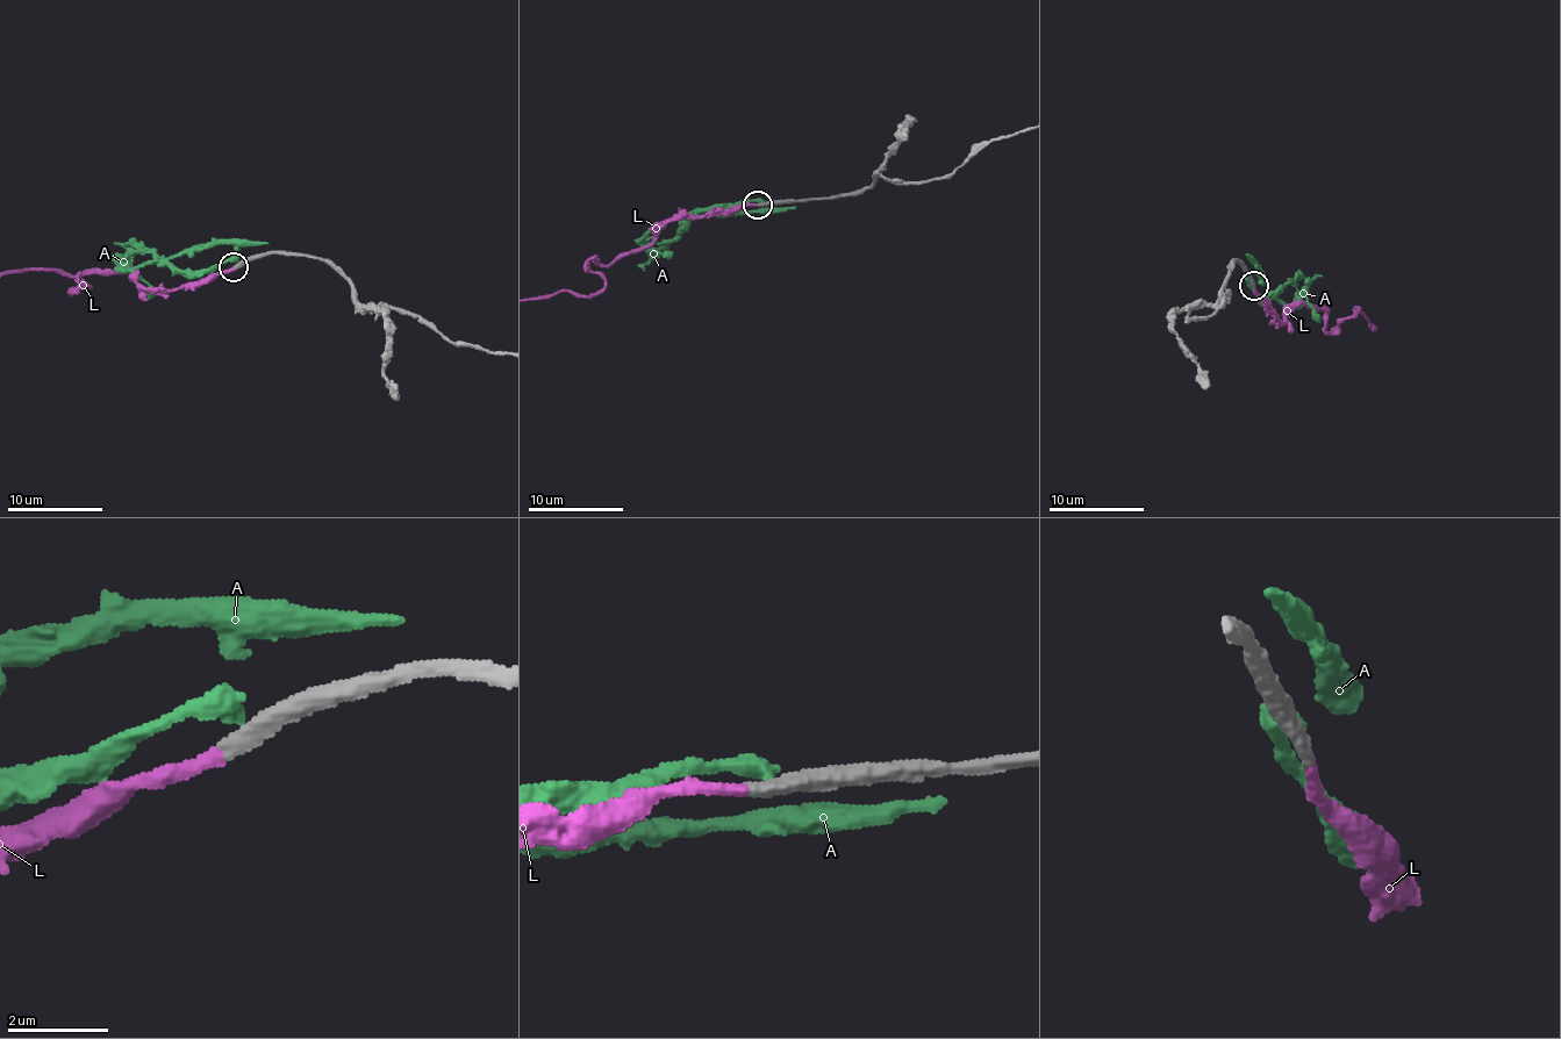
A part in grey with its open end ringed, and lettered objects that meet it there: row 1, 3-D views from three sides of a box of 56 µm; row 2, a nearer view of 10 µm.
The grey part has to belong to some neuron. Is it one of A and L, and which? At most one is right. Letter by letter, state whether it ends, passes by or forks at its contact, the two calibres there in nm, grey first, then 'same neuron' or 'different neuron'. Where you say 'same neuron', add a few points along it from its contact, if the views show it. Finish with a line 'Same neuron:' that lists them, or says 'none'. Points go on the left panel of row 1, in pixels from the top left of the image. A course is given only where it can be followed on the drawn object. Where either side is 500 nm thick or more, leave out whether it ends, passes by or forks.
A: it ends; calibres 440 and 380 nm; different neuron
L: it ends; calibres 340 and 240 nm; same neuron
Same neuron: L

